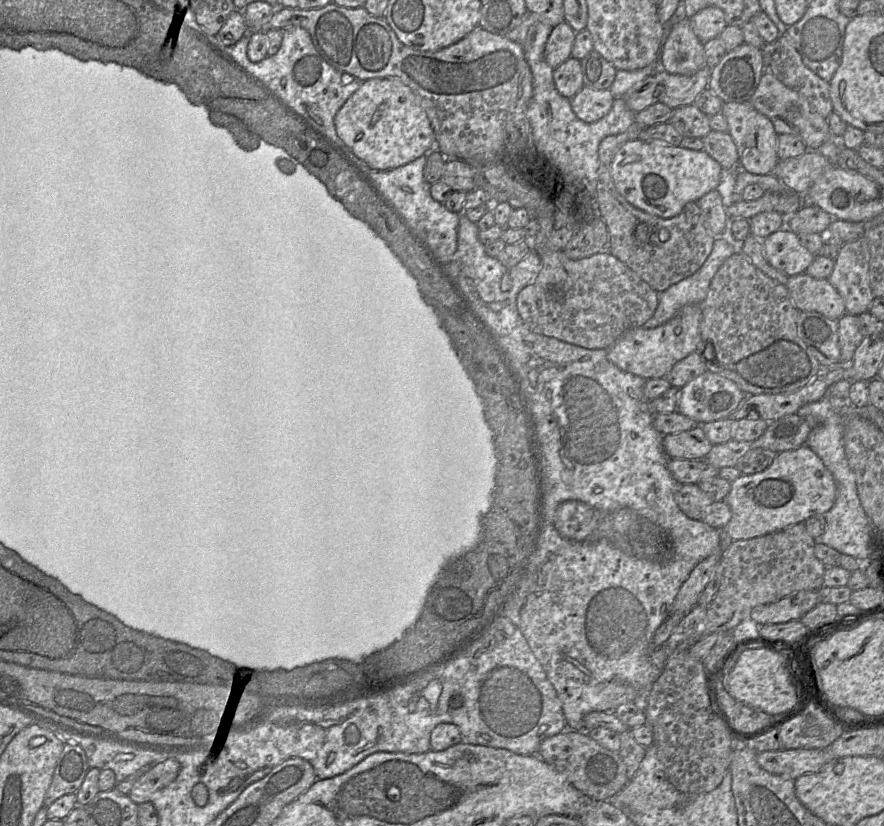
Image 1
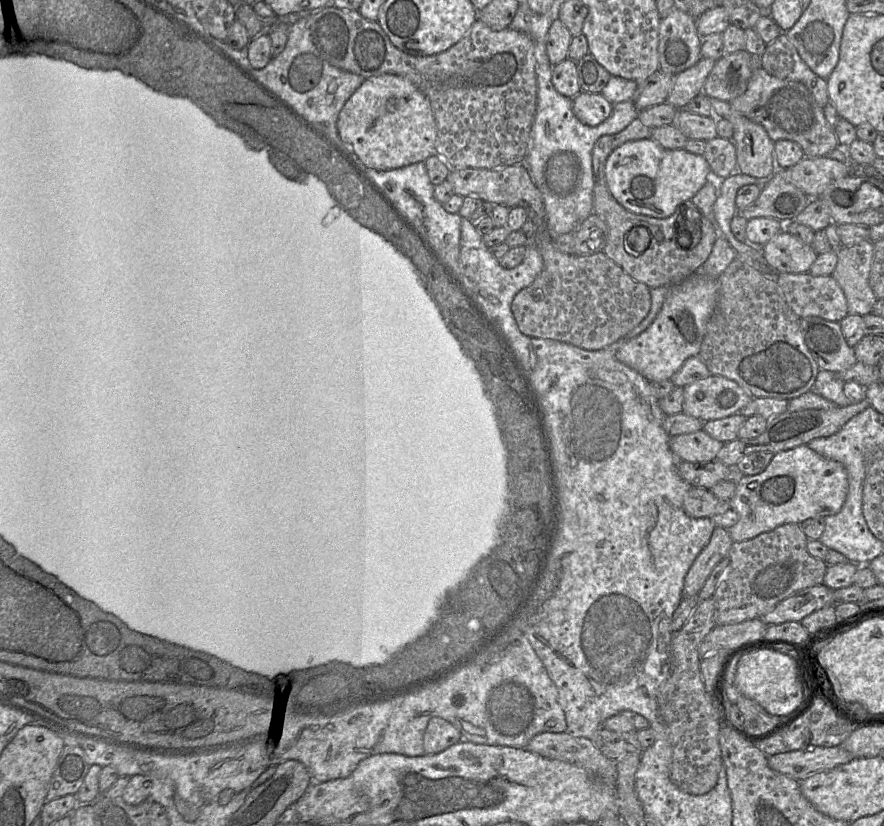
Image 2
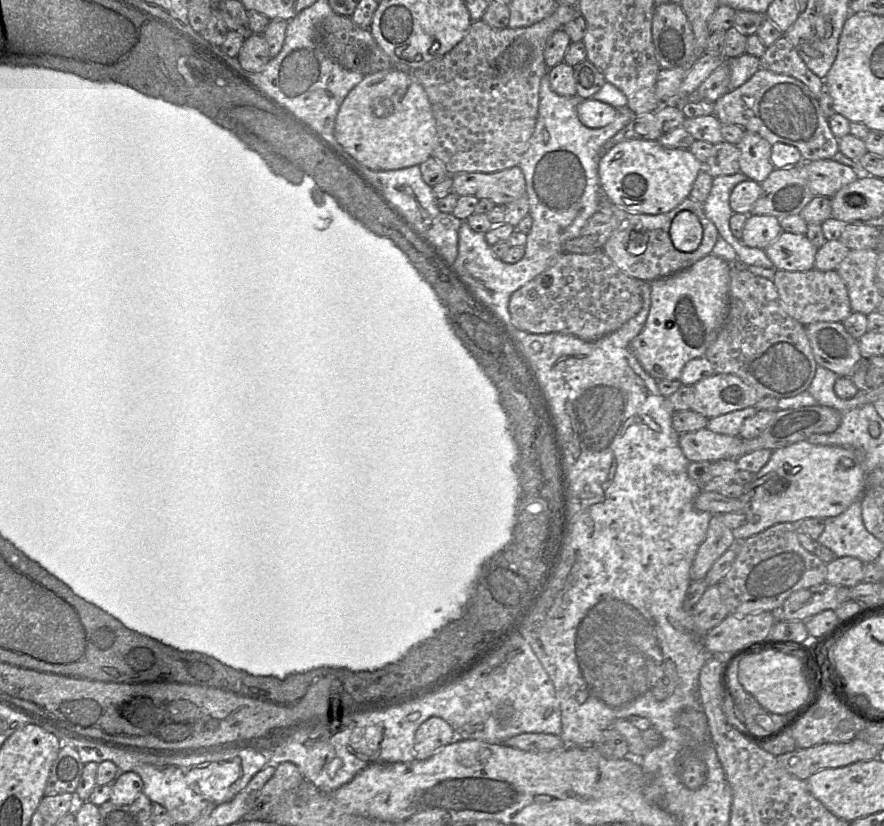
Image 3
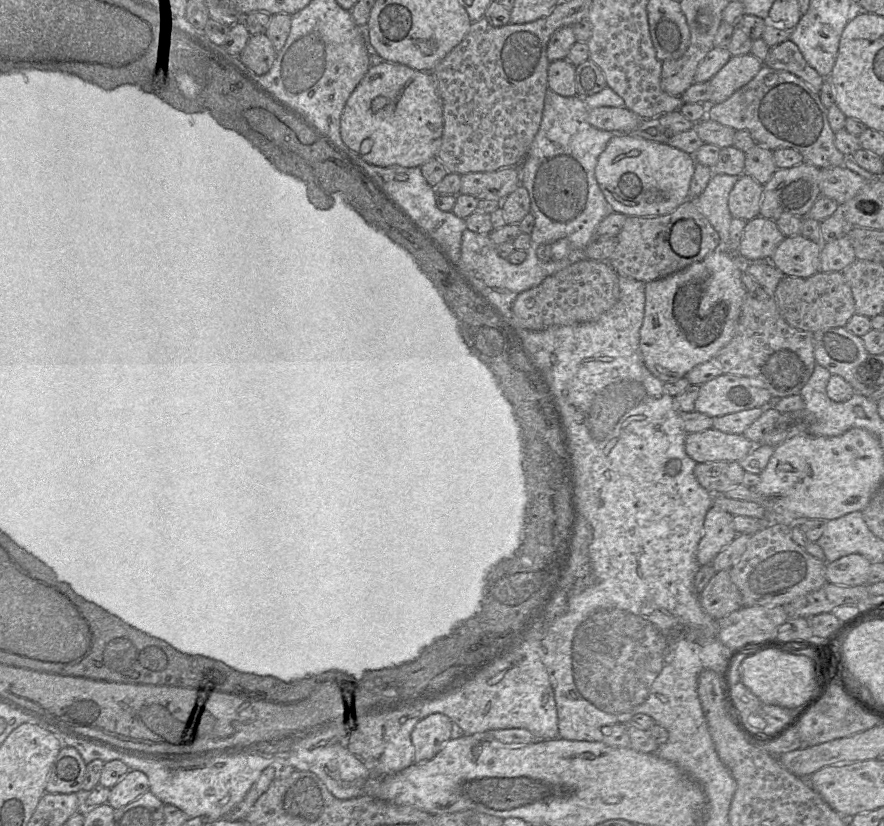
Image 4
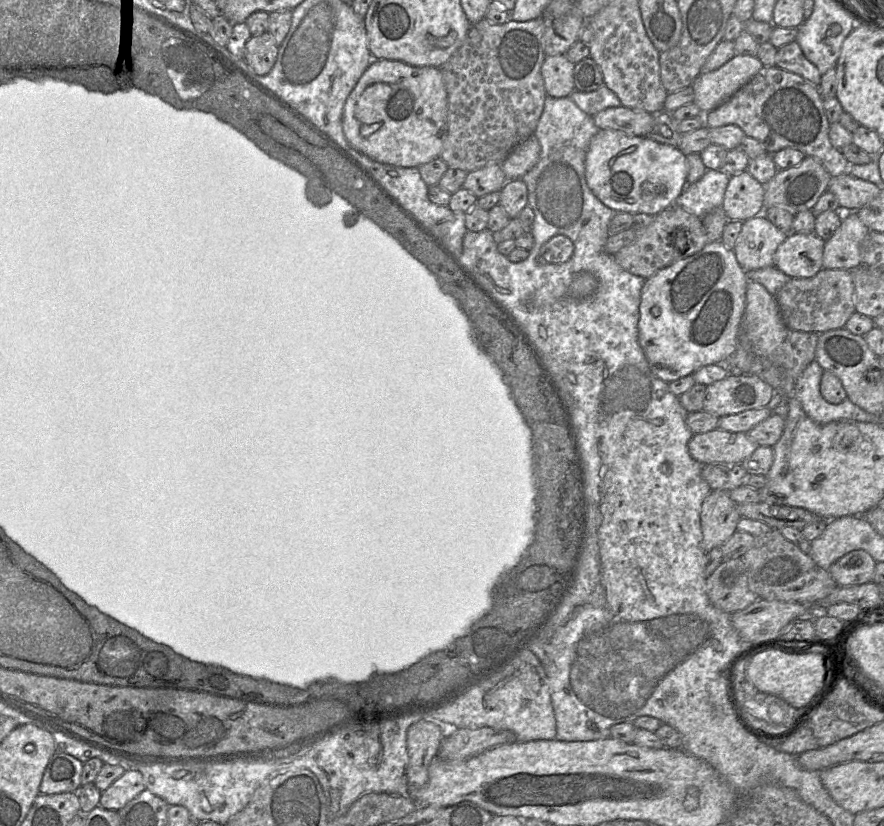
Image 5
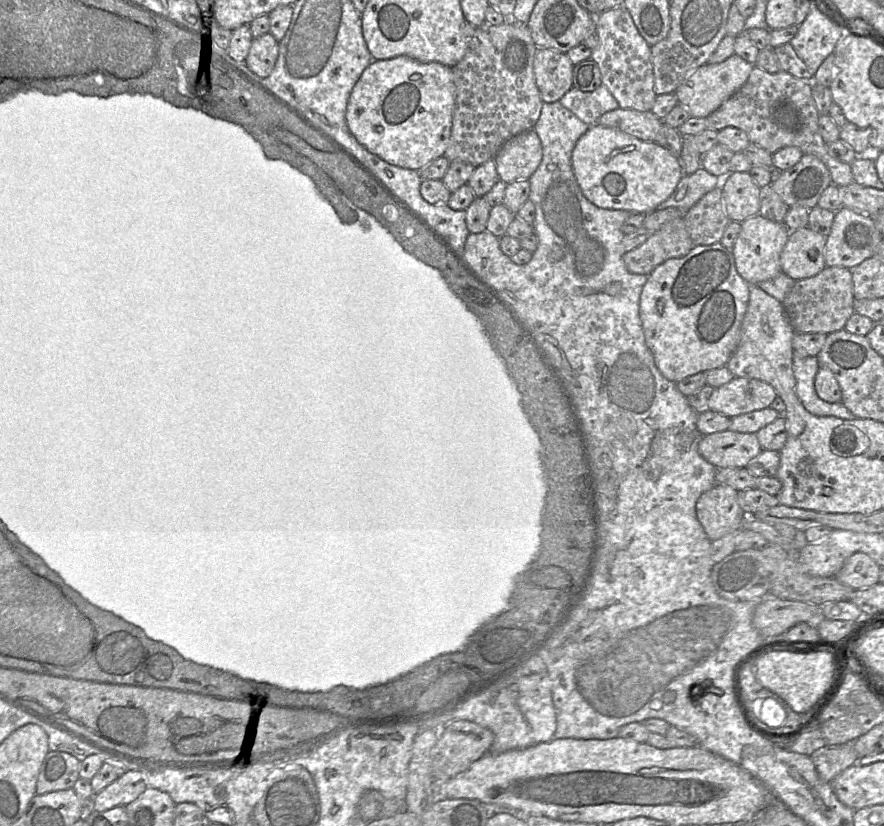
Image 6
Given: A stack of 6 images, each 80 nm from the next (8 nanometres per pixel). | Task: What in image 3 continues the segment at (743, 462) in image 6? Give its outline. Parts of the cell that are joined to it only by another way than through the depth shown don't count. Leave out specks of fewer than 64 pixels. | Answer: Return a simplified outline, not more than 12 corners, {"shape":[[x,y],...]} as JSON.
{"shape":[[680,434],[690,462],[738,459],[740,436]]}

